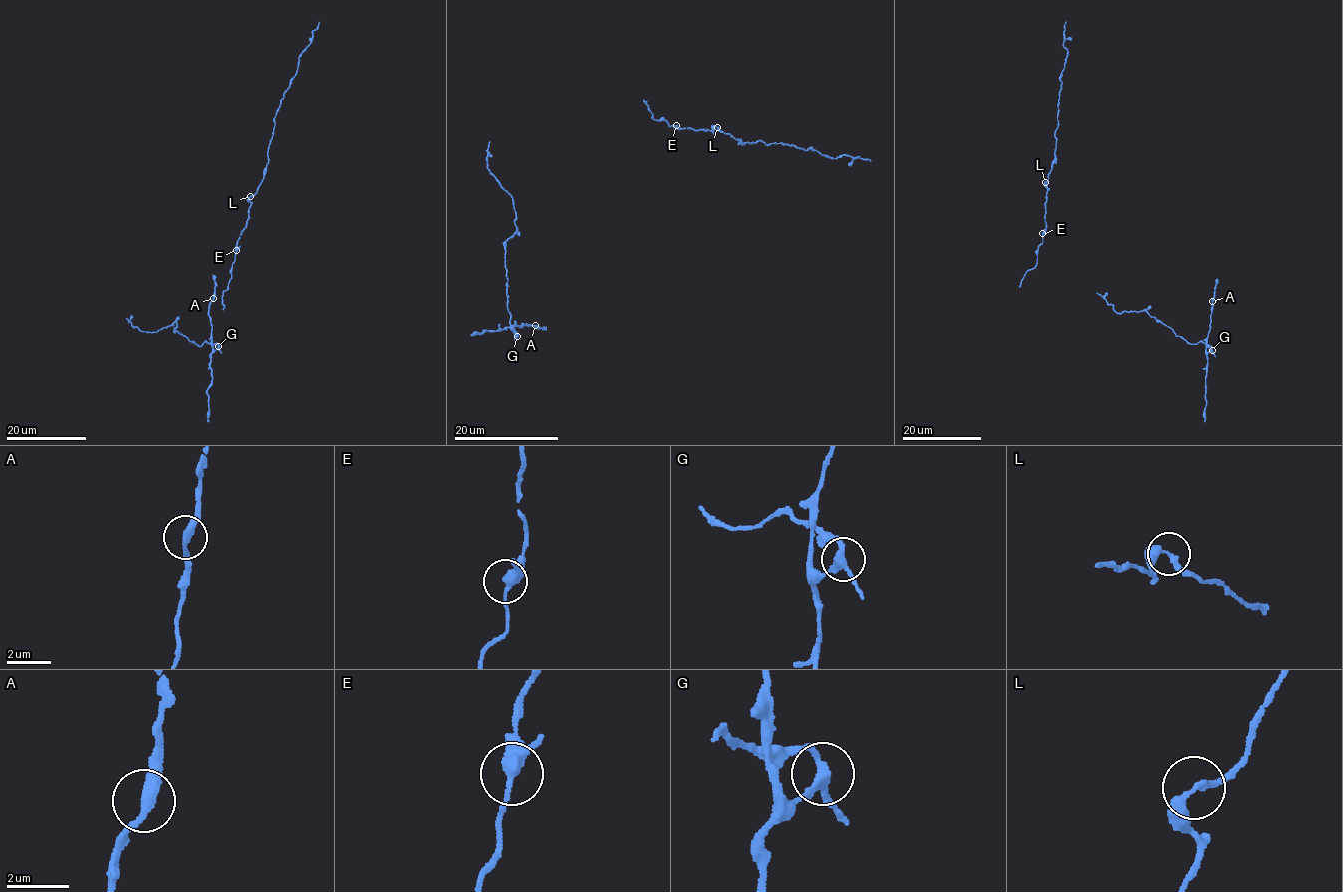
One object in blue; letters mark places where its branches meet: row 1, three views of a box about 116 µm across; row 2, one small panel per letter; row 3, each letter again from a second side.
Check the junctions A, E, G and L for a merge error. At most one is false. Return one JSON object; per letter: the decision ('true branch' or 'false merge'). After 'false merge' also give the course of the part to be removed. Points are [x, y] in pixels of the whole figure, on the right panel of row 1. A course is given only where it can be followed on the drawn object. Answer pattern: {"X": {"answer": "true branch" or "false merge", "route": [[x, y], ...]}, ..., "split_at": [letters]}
{"A": {"answer": "true branch"}, "E": {"answer": "true branch"}, "G": {"answer": "false merge", "route": [[1212, 349], [1206, 343], [1188, 344], [1145, 310], [1115, 312], [1112, 305], [1097, 293]]}, "L": {"answer": "true branch"}, "split_at": ["G"]}

